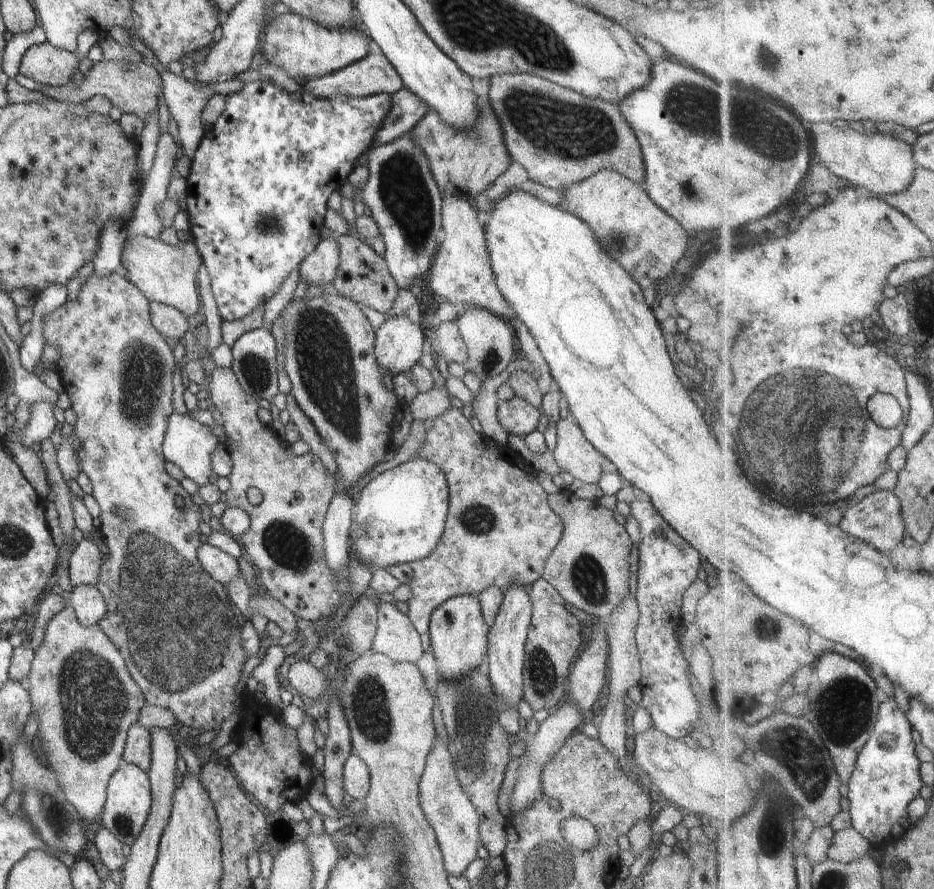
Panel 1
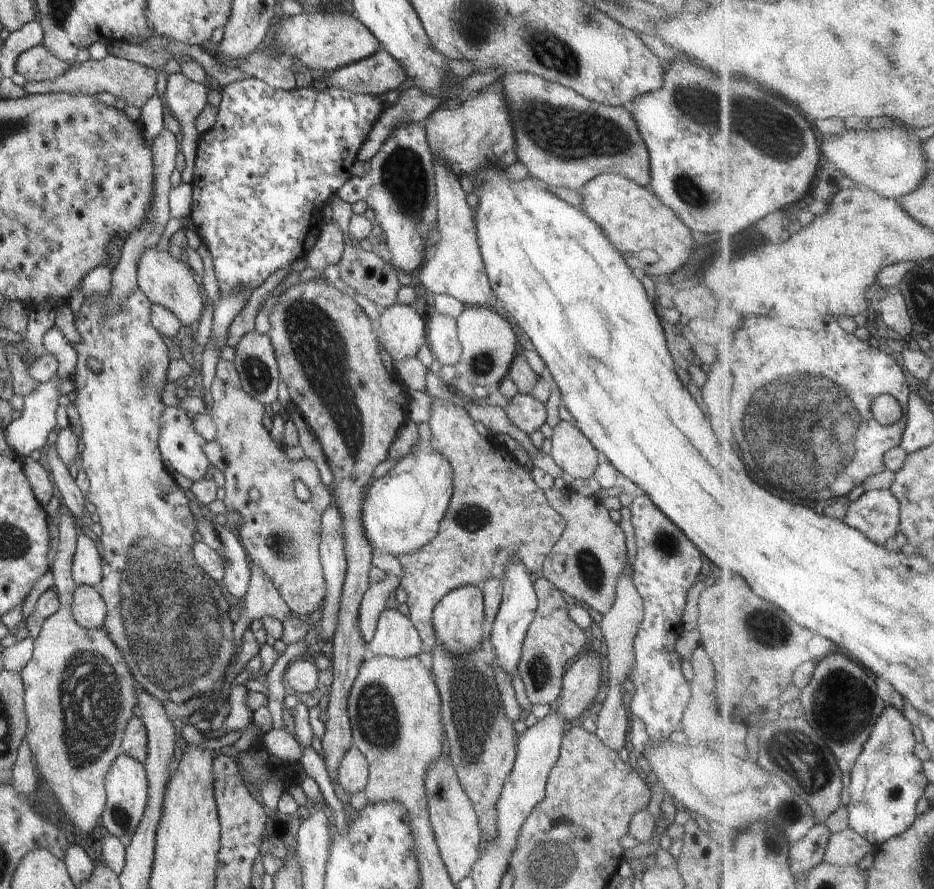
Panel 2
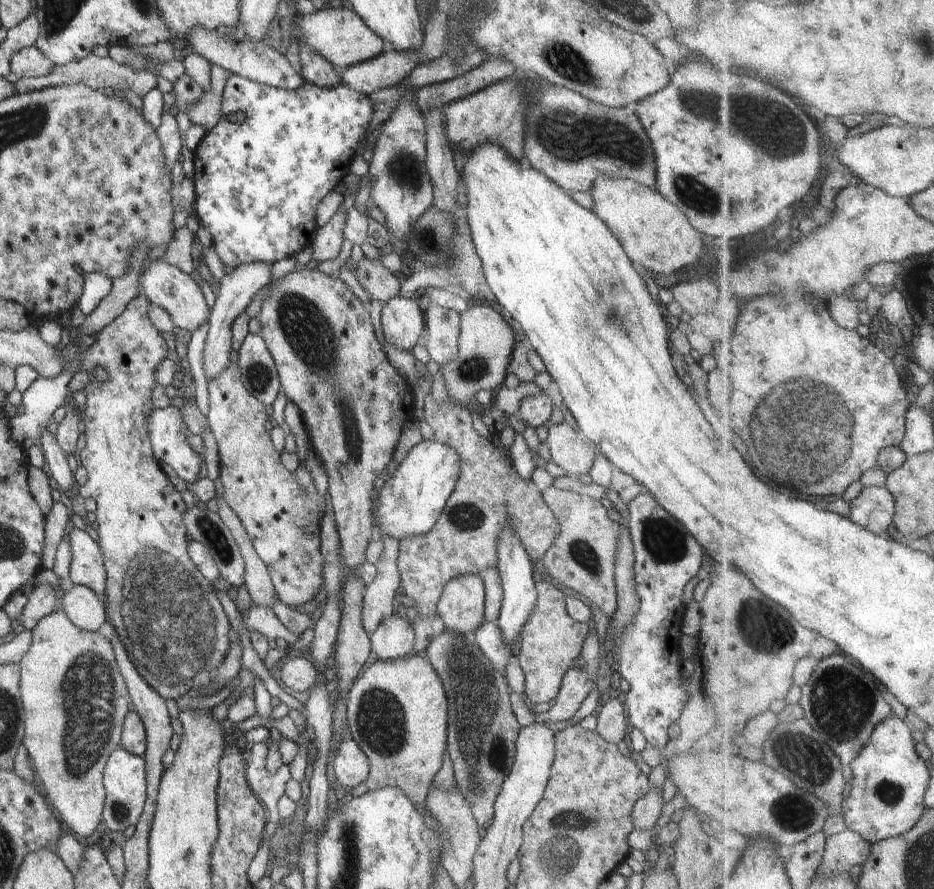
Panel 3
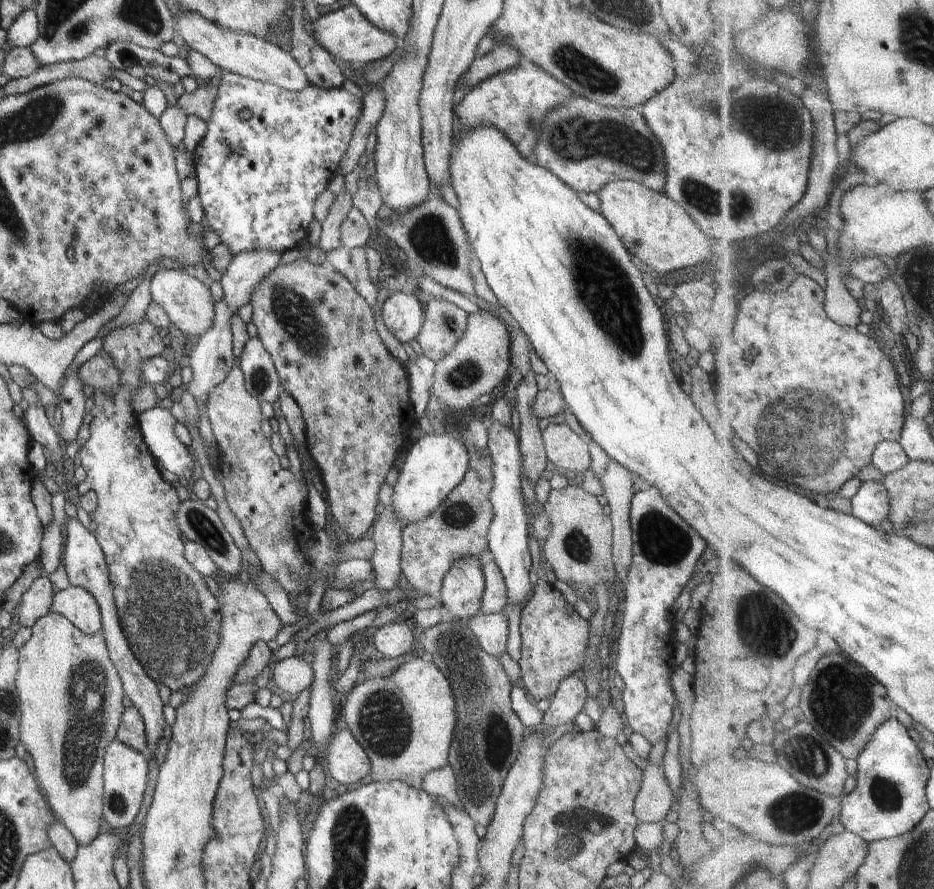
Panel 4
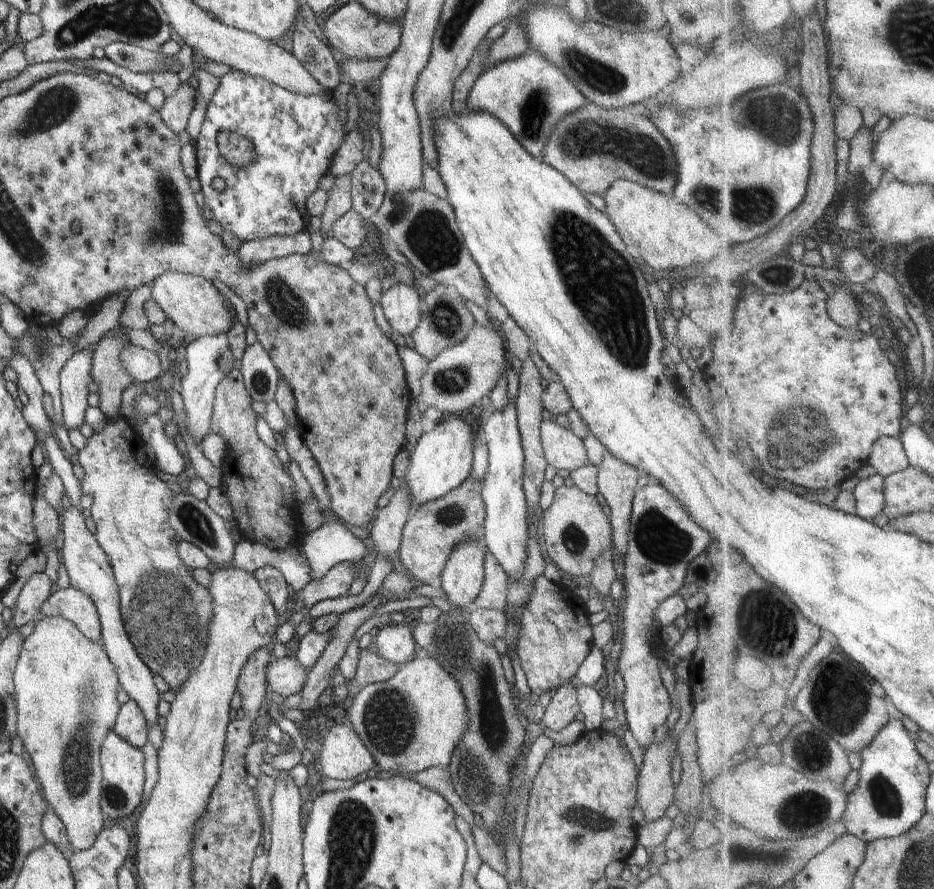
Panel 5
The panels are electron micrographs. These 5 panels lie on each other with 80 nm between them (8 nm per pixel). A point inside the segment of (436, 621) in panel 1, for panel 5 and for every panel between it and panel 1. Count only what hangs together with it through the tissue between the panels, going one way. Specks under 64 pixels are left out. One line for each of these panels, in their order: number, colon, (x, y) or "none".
2: (459, 618)
3: (461, 607)
4: (463, 586)
5: (462, 578)

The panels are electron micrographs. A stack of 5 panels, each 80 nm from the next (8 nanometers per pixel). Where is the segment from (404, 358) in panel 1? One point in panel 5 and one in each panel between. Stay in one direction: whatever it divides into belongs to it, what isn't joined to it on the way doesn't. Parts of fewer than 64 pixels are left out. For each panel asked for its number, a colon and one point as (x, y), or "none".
2: (402, 332)
3: (403, 325)
4: (403, 315)
5: (401, 304)

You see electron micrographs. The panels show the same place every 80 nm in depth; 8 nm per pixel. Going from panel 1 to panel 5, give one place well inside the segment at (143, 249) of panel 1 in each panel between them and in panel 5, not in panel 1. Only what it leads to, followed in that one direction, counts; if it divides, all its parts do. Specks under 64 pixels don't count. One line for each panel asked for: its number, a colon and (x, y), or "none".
2: (166, 282)
3: (179, 294)
4: (188, 303)
5: (193, 303)

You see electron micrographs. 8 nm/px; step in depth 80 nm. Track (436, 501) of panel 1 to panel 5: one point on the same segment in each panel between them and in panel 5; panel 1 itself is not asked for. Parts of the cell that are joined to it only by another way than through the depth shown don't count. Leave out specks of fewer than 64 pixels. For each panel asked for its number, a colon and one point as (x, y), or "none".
2: (402, 511)
3: (411, 500)
4: (435, 464)
5: (441, 460)

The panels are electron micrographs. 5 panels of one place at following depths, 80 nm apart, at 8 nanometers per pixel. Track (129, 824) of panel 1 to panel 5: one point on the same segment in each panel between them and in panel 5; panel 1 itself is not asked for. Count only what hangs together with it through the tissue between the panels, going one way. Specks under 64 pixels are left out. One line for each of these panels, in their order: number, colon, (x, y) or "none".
2: (126, 786)
3: (124, 777)
4: (125, 771)
5: (122, 782)

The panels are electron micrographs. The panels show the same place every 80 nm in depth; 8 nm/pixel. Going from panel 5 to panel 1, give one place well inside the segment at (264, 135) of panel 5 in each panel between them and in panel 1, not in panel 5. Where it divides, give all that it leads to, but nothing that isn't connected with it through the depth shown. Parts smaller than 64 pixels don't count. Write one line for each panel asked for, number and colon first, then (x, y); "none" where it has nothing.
1: (258, 184)
2: (274, 159)
3: (260, 173)
4: (267, 154)

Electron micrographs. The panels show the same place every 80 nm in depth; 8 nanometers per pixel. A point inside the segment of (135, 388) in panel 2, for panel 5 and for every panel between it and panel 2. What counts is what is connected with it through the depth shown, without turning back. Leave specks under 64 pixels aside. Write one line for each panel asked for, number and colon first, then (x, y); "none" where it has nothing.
3: (173, 627)
4: (172, 623)
5: (166, 613)

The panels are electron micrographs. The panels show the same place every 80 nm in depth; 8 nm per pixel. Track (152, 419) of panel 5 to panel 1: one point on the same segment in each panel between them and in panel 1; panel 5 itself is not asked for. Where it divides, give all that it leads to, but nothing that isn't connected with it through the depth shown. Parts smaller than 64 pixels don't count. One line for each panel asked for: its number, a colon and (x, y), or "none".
1: (188, 444)
2: (180, 445)
3: (168, 435)
4: (157, 425)

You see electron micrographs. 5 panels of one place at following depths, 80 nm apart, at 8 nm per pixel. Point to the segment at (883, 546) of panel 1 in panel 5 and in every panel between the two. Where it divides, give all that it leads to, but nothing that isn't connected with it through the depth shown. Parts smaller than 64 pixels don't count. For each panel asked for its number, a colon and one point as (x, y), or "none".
2: (878, 513)
3: (875, 508)
4: (872, 502)
5: (871, 498)

